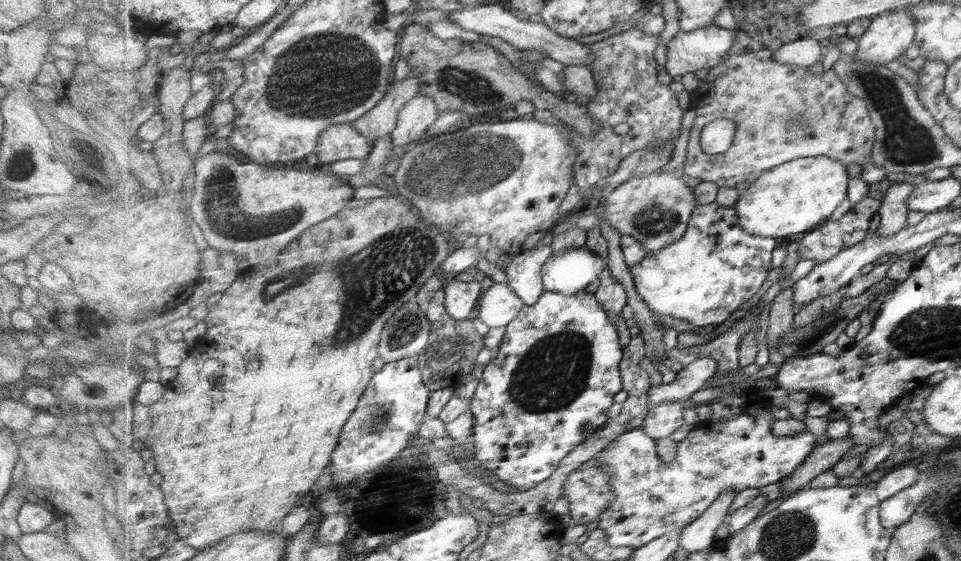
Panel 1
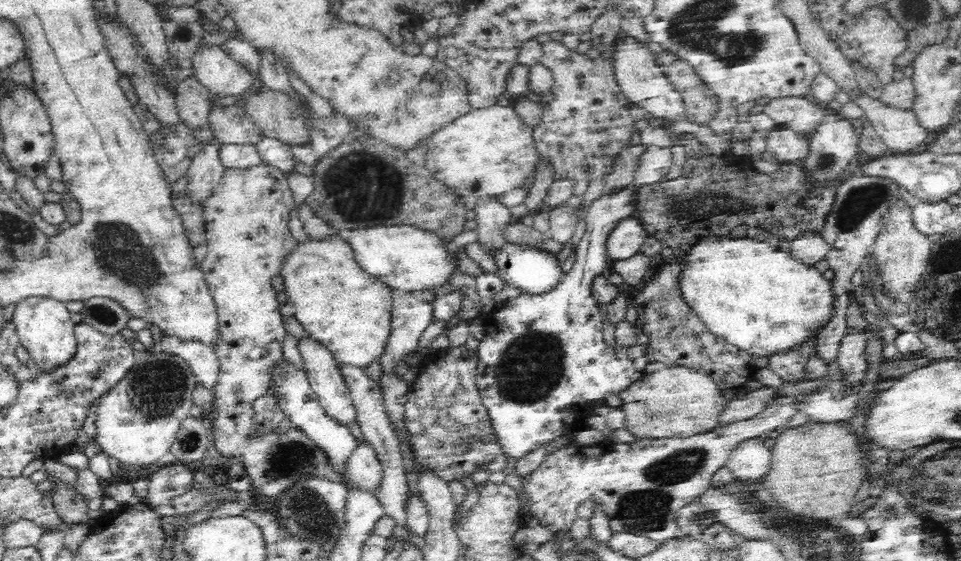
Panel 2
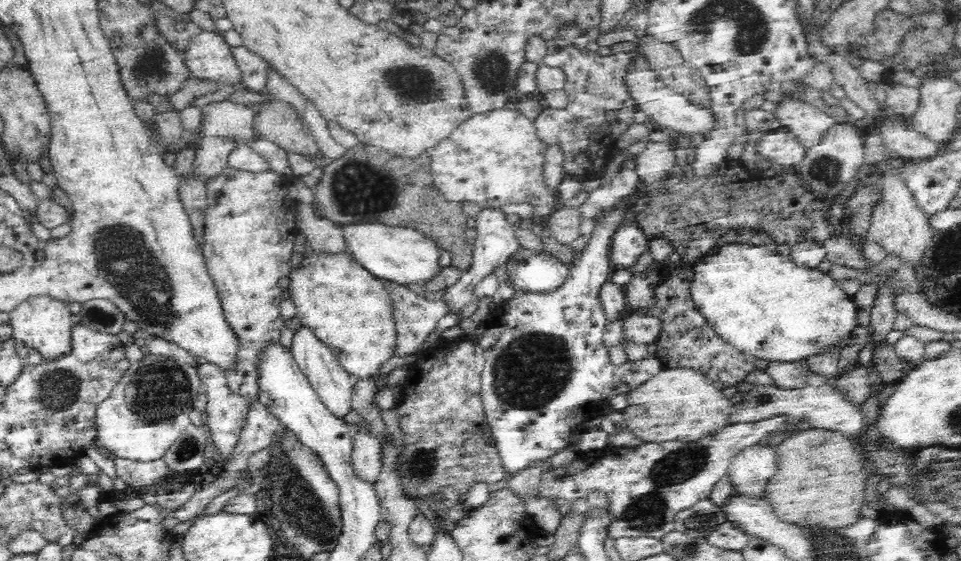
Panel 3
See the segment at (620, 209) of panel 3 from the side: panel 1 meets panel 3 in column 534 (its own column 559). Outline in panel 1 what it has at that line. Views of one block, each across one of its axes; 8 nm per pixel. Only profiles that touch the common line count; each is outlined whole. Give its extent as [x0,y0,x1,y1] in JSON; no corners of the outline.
[471,291,624,491]

